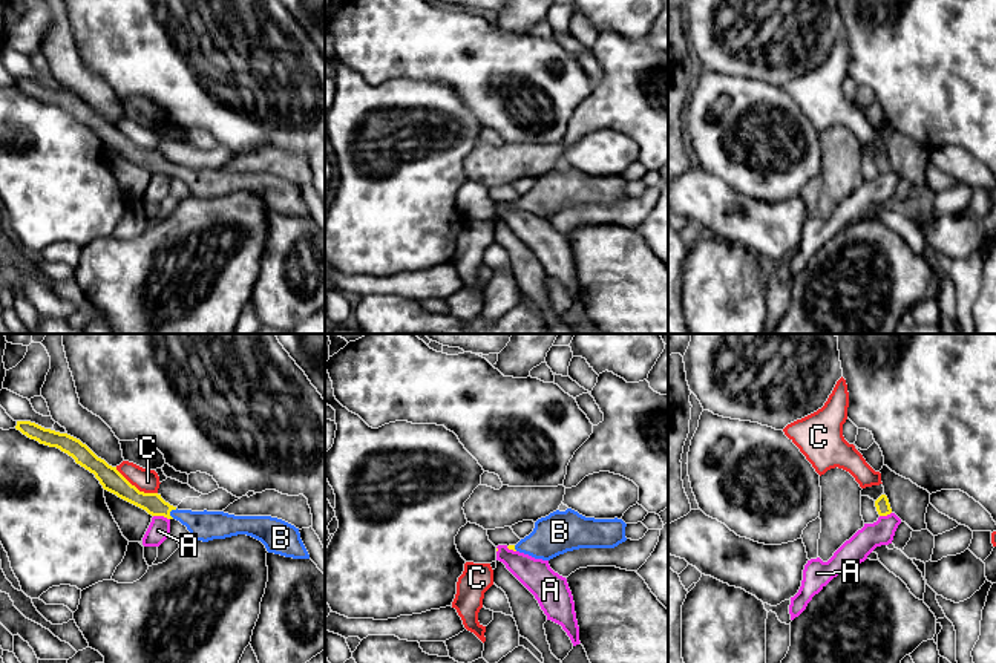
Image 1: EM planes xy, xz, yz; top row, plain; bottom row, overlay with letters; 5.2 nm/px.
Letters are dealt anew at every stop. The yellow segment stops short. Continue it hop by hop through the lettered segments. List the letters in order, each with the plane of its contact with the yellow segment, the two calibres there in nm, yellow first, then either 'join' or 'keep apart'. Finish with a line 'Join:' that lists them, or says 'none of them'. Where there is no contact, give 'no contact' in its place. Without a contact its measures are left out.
A: contact in xy; calibres 110 and 120 nm; keep apart
B: contact in xy; calibres 110 and 160 nm; join
C: contact in xy; calibres 120 and 120 nm; keep apart
Join: B

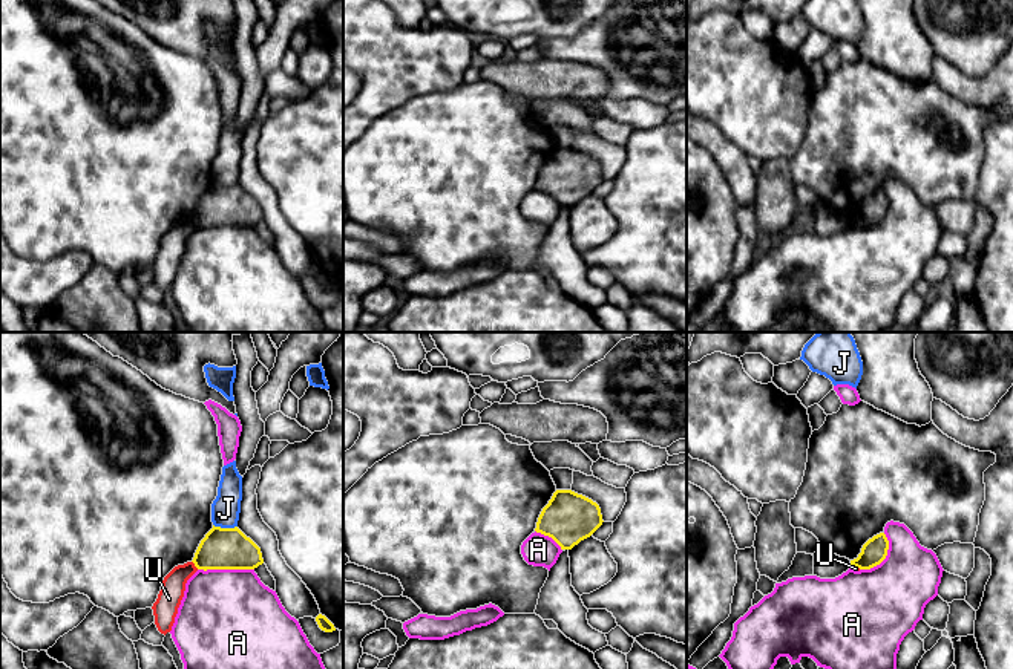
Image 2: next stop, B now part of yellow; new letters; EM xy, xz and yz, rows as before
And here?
A: contact in xy; calibres 220 and 500 nm; keep apart
J: contact in xy; calibres 220 and 150 nm; keep apart
U: contact in xy; calibres 220 and 130 nm; keep apart
Join: none of them

